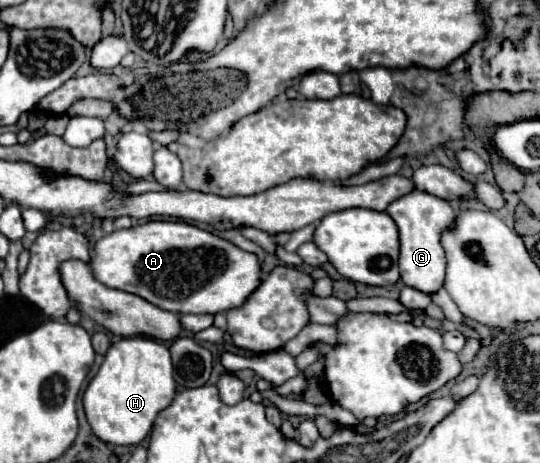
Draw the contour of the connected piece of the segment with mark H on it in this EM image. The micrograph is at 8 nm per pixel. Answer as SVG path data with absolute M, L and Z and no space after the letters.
M123 337L105 353L97 375L89 381L83 395L83 407L91 431L109 445L141 443L161 409L175 397L173 363L165 343L149 337Z

